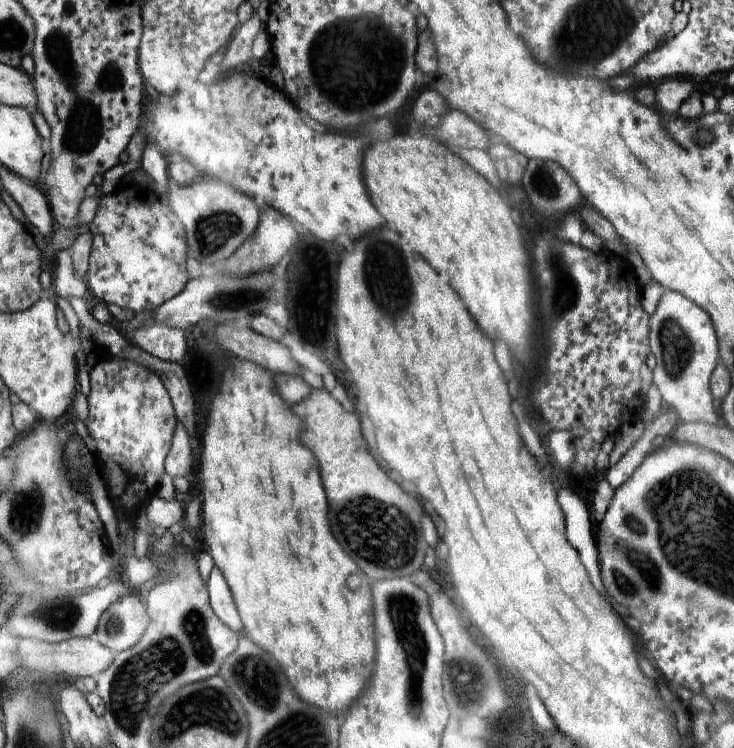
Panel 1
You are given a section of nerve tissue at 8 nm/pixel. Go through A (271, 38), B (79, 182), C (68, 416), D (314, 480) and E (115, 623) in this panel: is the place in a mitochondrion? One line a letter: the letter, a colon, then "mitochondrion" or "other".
A: other
B: other
C: other
D: other
E: mitochondrion

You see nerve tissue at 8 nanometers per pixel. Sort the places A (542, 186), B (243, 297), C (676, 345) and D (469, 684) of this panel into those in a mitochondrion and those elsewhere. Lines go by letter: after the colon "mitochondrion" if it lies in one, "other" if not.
A: mitochondrion
B: mitochondrion
C: mitochondrion
D: mitochondrion

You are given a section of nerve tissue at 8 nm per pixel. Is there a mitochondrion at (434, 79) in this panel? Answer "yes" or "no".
no

